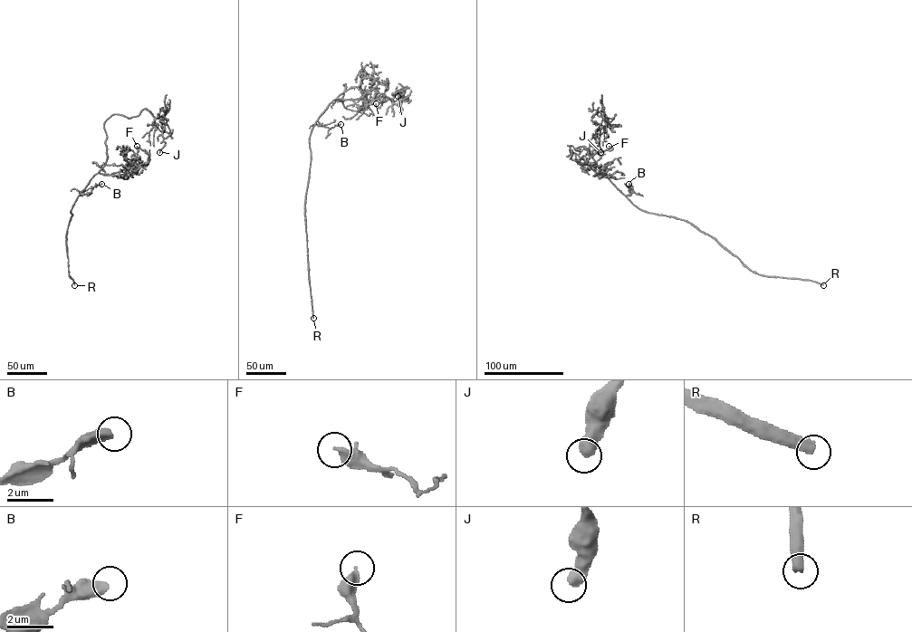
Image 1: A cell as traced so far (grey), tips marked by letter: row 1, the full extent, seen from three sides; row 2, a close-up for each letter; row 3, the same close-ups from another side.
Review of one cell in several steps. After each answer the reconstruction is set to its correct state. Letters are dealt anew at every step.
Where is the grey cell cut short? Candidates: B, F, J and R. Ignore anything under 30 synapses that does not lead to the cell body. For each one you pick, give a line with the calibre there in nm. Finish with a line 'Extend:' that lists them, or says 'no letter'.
R: 460 nm
Extend: R

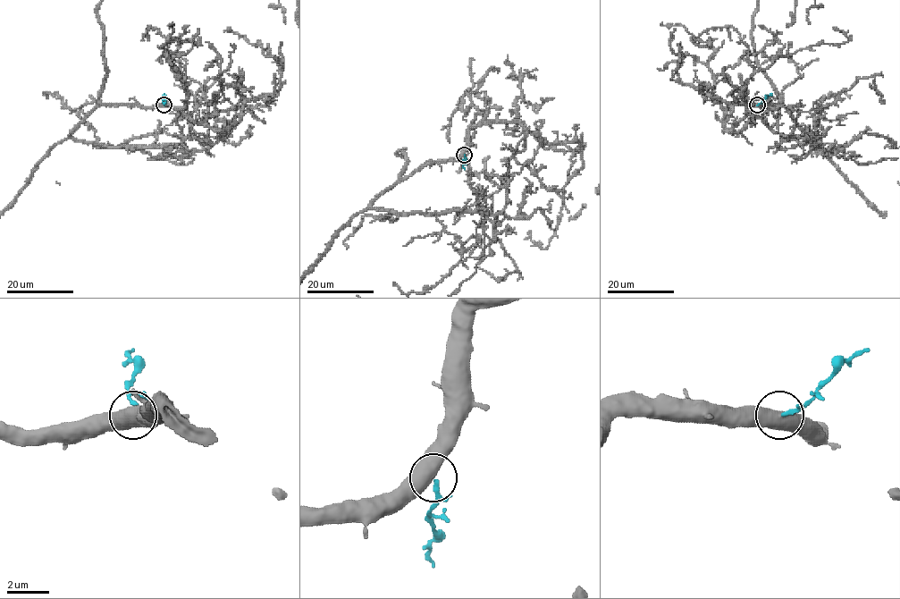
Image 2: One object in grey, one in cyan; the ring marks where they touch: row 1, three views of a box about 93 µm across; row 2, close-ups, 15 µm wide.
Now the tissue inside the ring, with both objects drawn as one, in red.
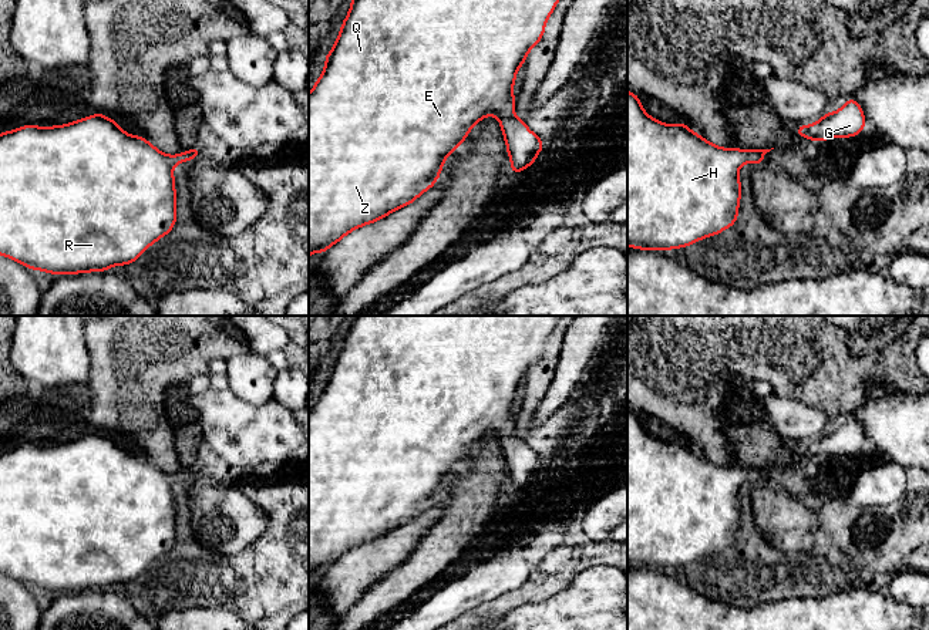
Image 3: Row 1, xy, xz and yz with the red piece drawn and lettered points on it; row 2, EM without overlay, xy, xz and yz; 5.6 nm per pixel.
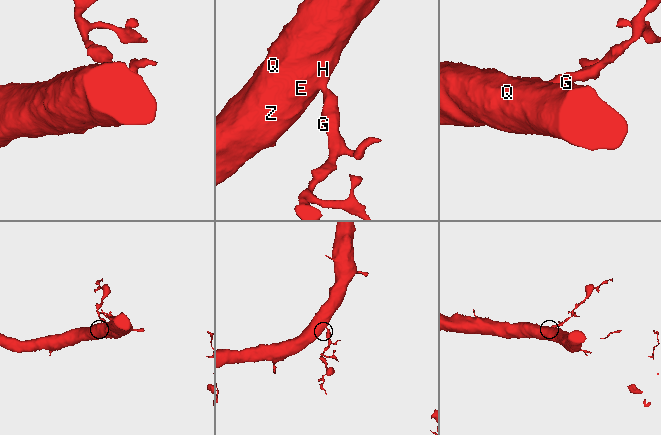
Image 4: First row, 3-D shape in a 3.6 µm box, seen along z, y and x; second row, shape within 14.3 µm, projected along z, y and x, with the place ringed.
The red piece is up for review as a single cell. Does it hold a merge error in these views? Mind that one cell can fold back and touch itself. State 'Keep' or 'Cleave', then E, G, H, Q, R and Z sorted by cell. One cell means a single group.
Keep. Groups: E G H Q R Z

